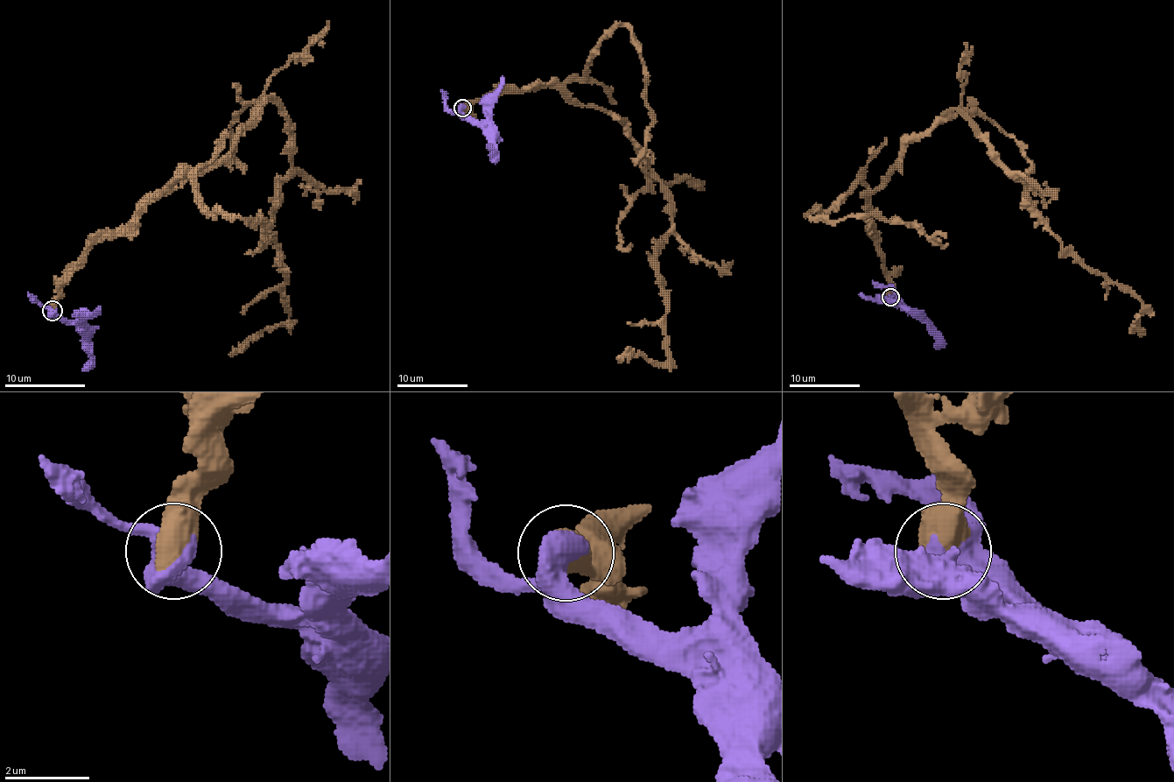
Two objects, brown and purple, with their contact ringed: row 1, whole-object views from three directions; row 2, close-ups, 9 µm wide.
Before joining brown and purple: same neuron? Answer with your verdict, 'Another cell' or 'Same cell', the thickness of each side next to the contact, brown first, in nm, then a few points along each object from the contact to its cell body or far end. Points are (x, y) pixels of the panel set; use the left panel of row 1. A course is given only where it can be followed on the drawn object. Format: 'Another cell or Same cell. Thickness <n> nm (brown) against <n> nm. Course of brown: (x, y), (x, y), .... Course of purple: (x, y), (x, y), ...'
Same cell. Thickness 800 nm (brown) against 550 nm. Course of brown: (52, 310), (58, 284), (94, 244), (221, 159), (269, 97), (291, 151), (270, 229), (289, 318), (228, 355). Course of purple: (54, 310), (52, 312), (72, 322), (86, 341), (90, 360), (82, 370)

